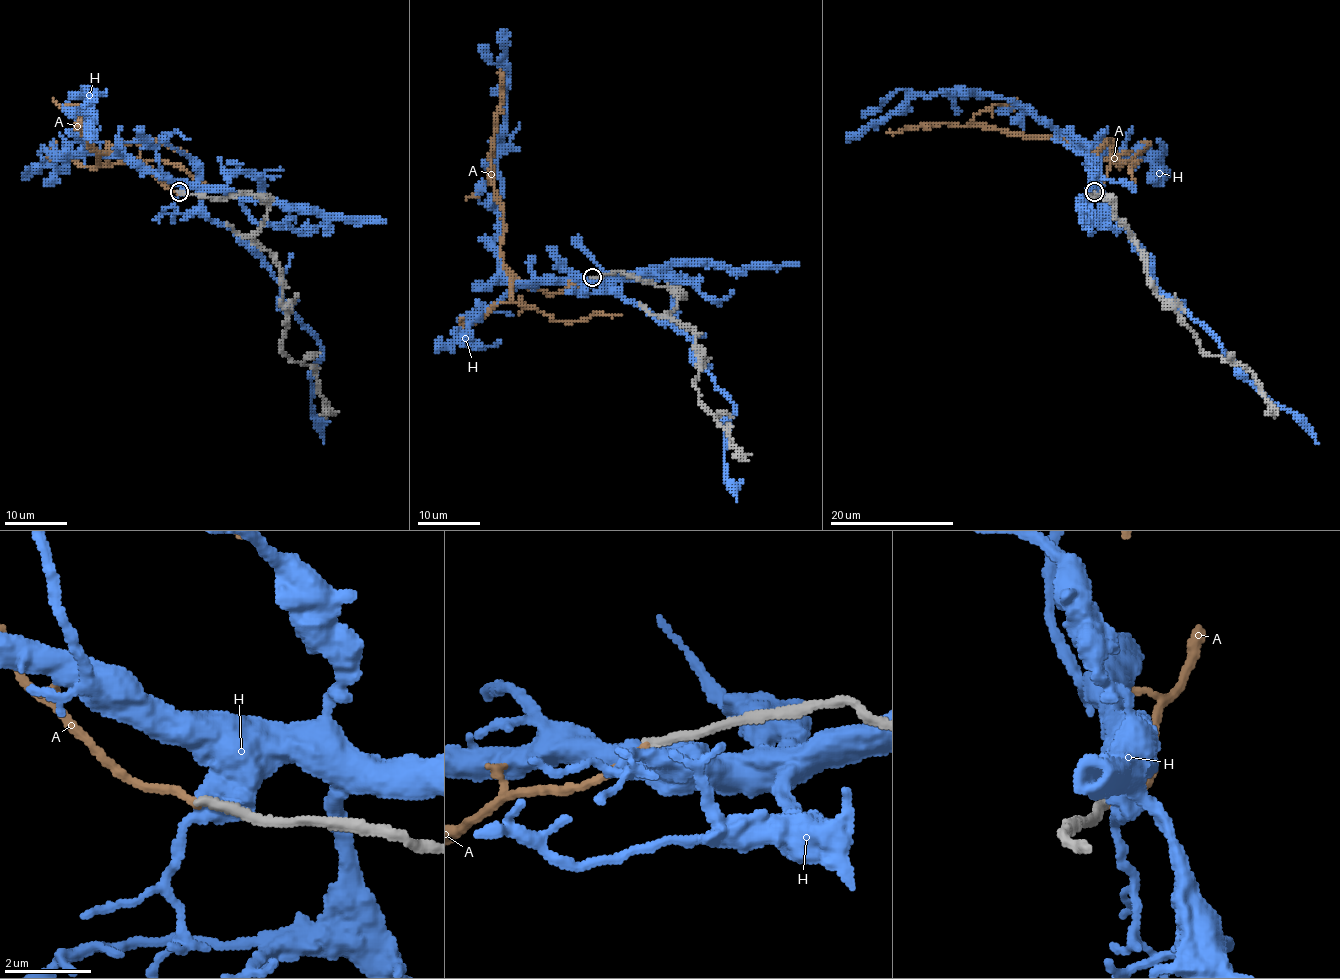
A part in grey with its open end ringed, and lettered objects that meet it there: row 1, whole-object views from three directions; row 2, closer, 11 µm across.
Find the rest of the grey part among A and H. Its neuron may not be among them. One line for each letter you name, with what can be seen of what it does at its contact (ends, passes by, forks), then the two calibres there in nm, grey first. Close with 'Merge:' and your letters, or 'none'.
Merge: none

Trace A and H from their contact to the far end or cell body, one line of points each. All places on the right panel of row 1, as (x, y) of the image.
A: (1095, 192), (1100, 190), (1111, 158), (1108, 142), (1098, 152), (1089, 152), (988, 127), (934, 124), (887, 133)
H: (1095, 192), (1097, 186), (1104, 209), (1126, 231), (1156, 285), (1317, 443)

